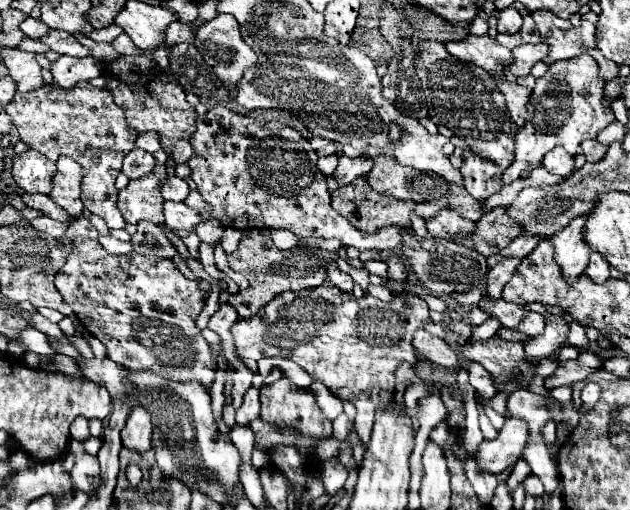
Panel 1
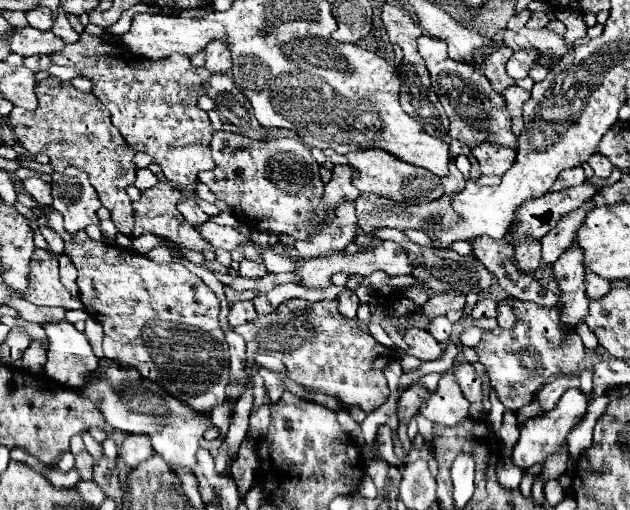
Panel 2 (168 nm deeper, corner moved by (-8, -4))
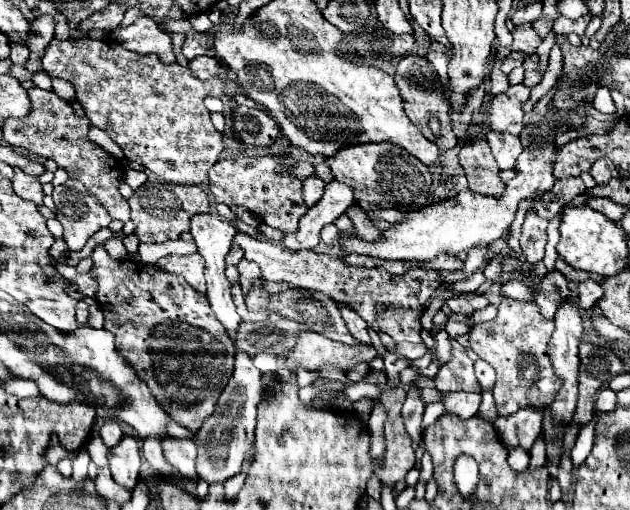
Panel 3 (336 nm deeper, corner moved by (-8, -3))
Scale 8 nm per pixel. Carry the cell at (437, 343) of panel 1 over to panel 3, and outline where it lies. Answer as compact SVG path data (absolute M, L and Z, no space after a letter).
M398 343L396 345L396 353L400 353L402 357L406 357L406 359L418 359L418 357L422 357L424 353L426 353L426 345L424 343L420 343L420 345L412 345L412 343Z

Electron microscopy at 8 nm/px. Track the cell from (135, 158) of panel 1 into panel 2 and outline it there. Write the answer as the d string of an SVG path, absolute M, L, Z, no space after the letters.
M142 168L142 170L138 170L138 174L136 174L134 186L136 186L138 190L146 190L146 188L154 186L156 182L158 182L158 178L156 178L148 168Z

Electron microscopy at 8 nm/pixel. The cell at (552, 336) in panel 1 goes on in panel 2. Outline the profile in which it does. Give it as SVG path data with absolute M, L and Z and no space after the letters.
M508 300L514 306L517 322L512 330L494 328L482 334L480 344L474 348L478 352L478 360L486 366L490 382L498 392L500 402L516 412L532 400L532 394L542 388L552 376L574 374L584 360L584 344L578 332L568 332L568 336L560 334L560 314L556 308L540 308L532 302Z

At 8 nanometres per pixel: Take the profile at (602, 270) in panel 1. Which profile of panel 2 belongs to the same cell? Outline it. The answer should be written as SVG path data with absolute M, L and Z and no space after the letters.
M594 272L586 274L586 294L588 298L600 298L610 292L610 280L604 280L602 276L596 276Z

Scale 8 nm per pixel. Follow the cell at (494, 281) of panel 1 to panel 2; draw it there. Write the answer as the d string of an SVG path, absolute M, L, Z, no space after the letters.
M522 240L516 244L516 256L514 256L516 268L520 272L534 272L540 268L540 242L538 240Z

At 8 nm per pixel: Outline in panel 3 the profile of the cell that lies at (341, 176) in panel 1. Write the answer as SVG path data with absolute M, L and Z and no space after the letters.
M338 181L328 183L322 201L310 207L300 219L298 231L284 235L284 247L290 251L314 249L320 243L322 227L334 223L350 205L354 205L354 191Z

